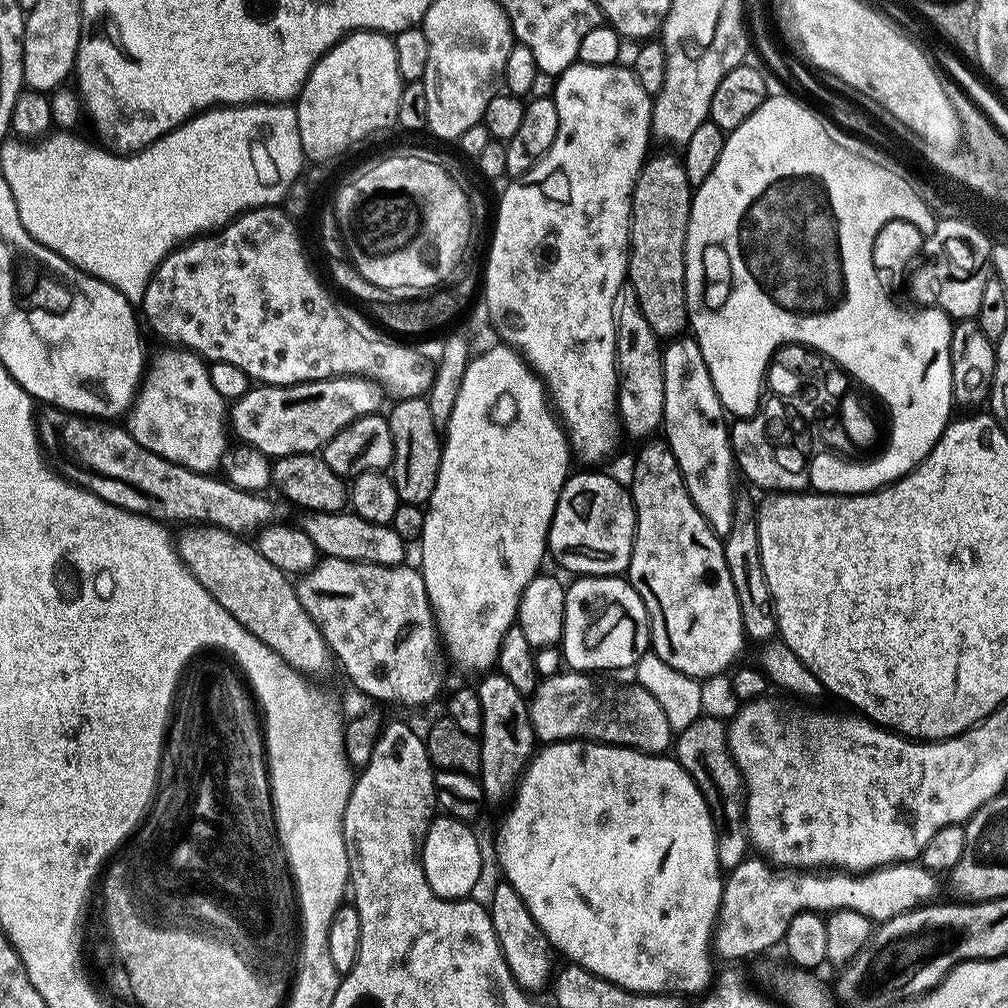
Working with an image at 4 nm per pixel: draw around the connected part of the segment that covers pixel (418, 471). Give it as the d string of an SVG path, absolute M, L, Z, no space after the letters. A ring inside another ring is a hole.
M415 396L409 400L397 400L391 405L392 413L387 413L388 436L392 440L392 468L390 475L394 486L398 490L398 498L406 504L427 505L429 498L434 494L434 486L438 482L440 469L440 453L442 451L442 436L436 430L433 415L427 399Z

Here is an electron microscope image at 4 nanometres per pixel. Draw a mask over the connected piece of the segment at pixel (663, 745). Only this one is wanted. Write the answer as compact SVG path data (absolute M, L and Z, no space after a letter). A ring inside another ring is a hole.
M563 670L557 676L550 676L539 683L528 705L532 719L532 728L537 737L544 742L562 740L587 740L602 744L618 744L621 748L636 748L640 752L664 754L673 747L674 733L670 722L666 722L666 713L658 706L658 698L650 694L640 684L595 684L591 675Z

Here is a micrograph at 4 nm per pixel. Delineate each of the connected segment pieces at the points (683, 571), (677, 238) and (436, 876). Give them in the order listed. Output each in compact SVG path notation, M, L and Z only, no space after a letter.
M652 438L647 442L641 443L644 445L641 446L640 453L636 456L636 465L632 468L630 491L632 494L632 504L636 507L636 537L634 538L634 550L630 558L630 566L626 573L626 579L632 585L632 589L640 595L648 611L651 651L656 652L658 658L662 658L662 662L674 666L674 670L678 670L687 676L695 676L697 680L704 682L707 681L707 676L716 676L719 672L726 671L725 673L727 673L729 671L728 666L739 654L744 640L746 641L744 623L742 622L742 614L738 606L738 594L734 594L734 582L730 582L730 566L726 566L726 554L724 553L721 537L716 535L716 531L709 526L706 518L702 518L698 506L694 506L694 498L690 498L690 490L686 490L686 482L682 478L682 470L678 470L678 462L674 458L674 454L668 443L660 438L658 440L654 439Z
M656 156L645 163L632 192L632 230L628 282L635 290L640 309L650 328L661 340L672 340L687 329L685 300L685 234L688 230L692 185L679 159Z
M440 814L432 821L424 839L424 849L420 852L420 861L430 882L430 890L443 900L463 900L471 897L484 872L484 852L480 849L480 840L472 833L471 823L455 820L450 815Z

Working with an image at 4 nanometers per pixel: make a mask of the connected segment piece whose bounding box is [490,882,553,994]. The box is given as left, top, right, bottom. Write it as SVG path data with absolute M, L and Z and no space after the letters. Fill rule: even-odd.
M500 882L500 885L493 890L490 911L494 934L500 940L500 949L504 951L504 957L512 971L512 977L520 983L521 988L536 994L536 991L547 982L548 975L550 975L549 980L553 975L552 956L548 953L548 950L550 951L549 940L533 918L526 902L507 882Z

